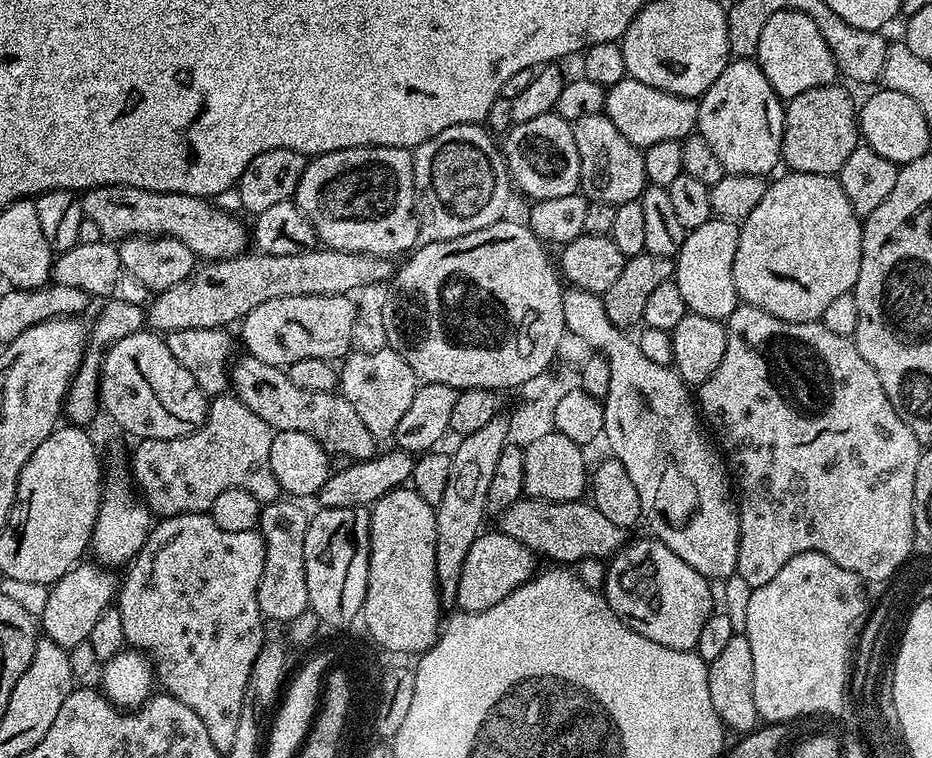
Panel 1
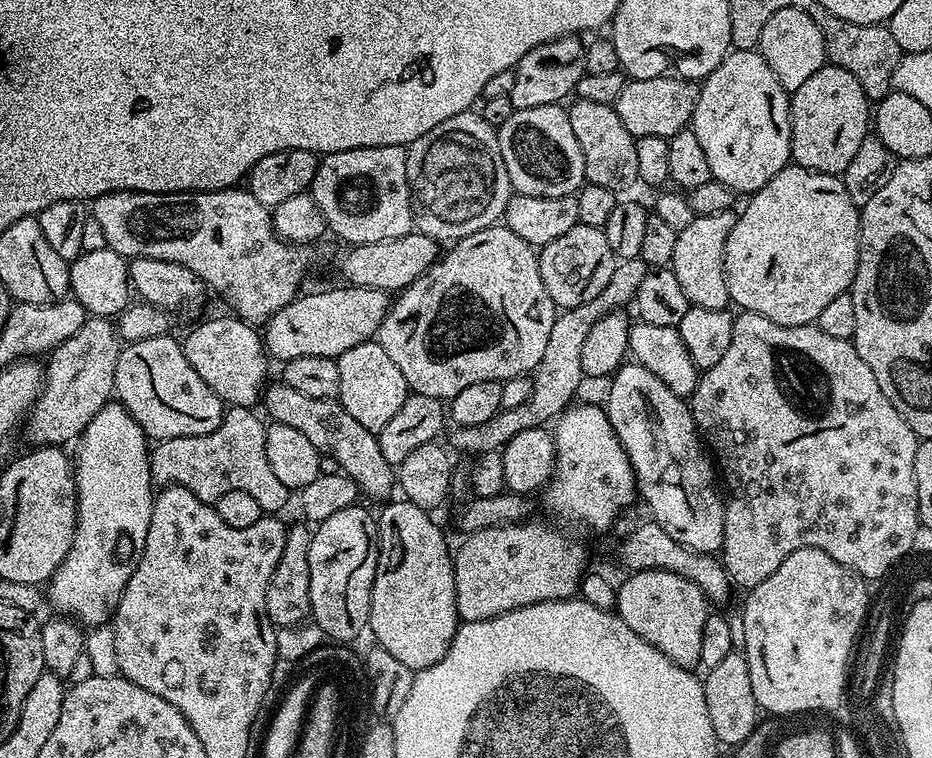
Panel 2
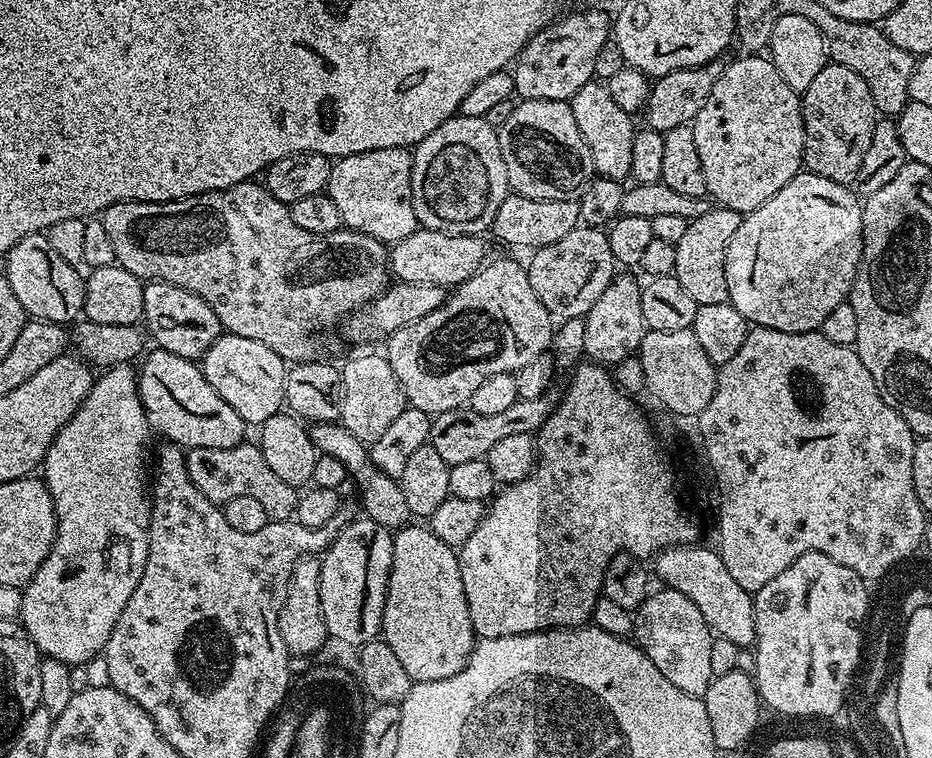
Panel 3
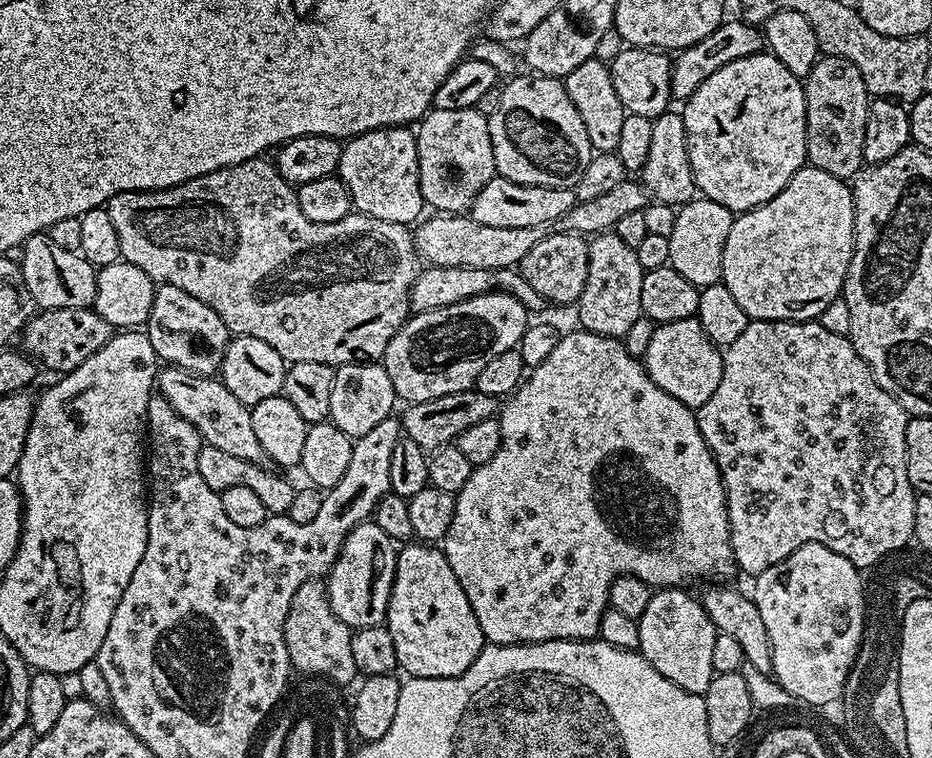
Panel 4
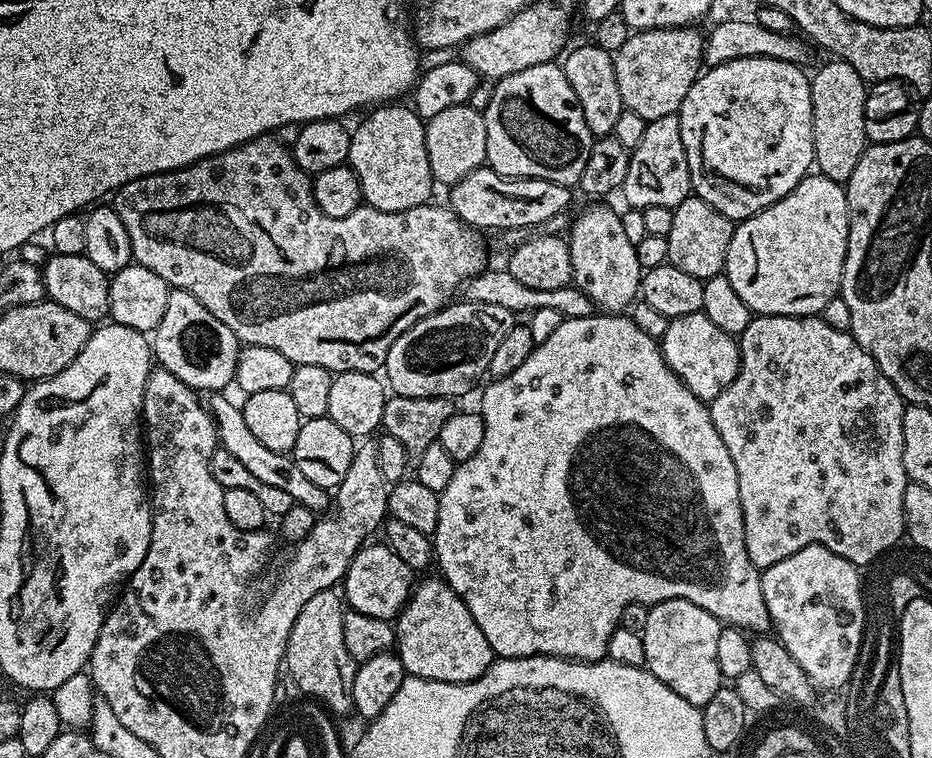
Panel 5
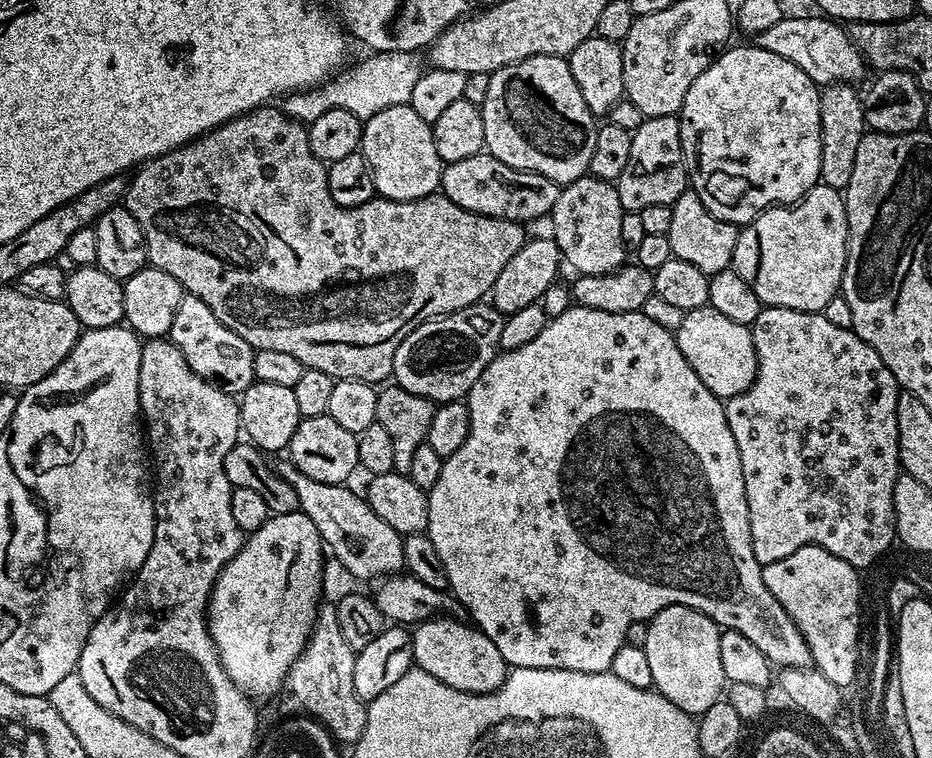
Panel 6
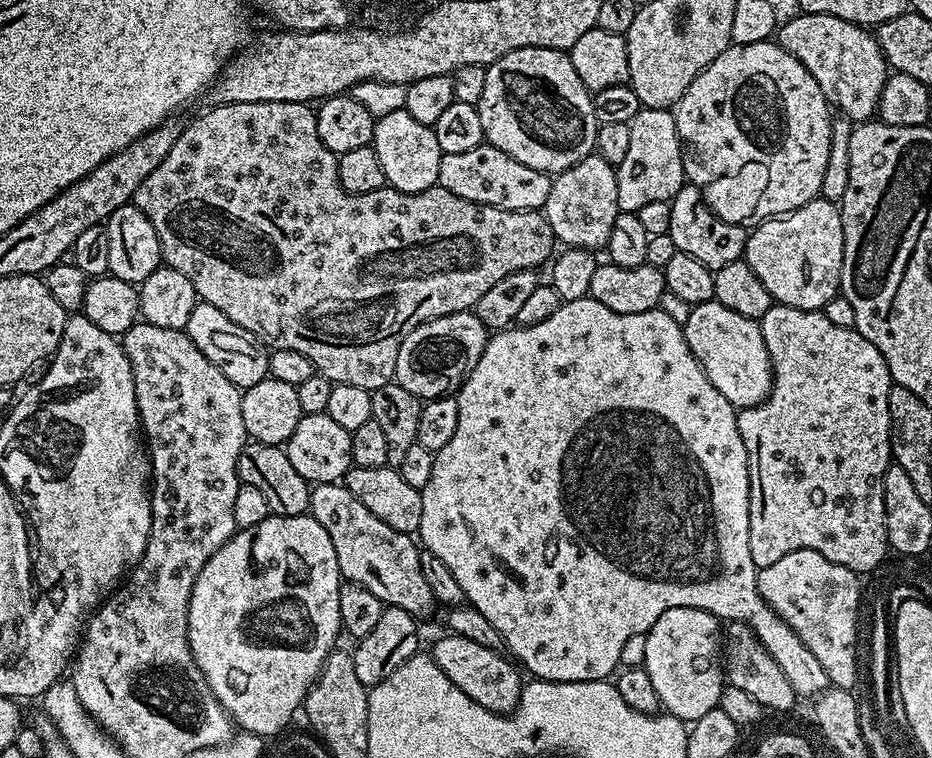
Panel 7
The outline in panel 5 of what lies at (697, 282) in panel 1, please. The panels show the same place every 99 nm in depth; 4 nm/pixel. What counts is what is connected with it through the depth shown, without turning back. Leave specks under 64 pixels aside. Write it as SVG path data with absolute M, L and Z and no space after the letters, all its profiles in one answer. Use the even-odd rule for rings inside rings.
M689 194L681 204L672 209L674 223L668 235L668 263L678 266L678 270L686 270L686 274L694 274L694 278L706 281L721 275L726 262L726 250L730 250L730 238L734 221L724 216L710 202L698 195Z

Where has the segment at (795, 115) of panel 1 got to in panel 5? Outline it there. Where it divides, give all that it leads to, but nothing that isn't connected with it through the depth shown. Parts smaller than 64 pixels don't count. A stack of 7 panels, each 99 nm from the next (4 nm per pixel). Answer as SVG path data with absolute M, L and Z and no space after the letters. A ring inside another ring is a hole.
M832 58L829 61L829 64L822 65L816 73L813 71L810 76L810 83L812 85L810 98L812 99L812 133L814 134L814 168L819 175L830 178L839 184L847 185L850 174L854 174L854 166L858 166L858 158L862 158L864 149L868 144L868 139L866 138L866 118L864 117L864 103L868 94L866 91L866 81L858 74L858 70L854 70L854 66L850 66L845 60Z

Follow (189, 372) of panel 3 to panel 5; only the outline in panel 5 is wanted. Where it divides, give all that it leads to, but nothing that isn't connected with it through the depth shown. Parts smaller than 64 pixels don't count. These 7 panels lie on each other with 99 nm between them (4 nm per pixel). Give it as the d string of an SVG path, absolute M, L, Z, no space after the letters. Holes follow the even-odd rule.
M224 394L213 395L212 404L210 403L212 419L216 421L216 438L219 447L230 450L230 454L234 454L234 458L238 458L238 462L242 462L242 466L246 466L246 470L250 470L250 474L254 474L254 478L266 482L266 486L275 486L277 490L290 494L290 498L295 503L313 510L327 509L330 504L329 489L314 486L314 482L310 482L310 478L306 478L306 474L302 474L302 469L292 461L289 453L266 450L266 446L262 446L262 442L258 442L258 438L254 438L250 426L246 426L241 405L239 403L231 404L226 397L227 395Z

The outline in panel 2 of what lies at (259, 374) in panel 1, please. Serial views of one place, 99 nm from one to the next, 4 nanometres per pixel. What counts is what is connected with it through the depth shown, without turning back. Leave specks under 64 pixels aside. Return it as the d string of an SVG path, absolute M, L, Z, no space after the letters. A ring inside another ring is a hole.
M277 382L269 383L265 387L262 393L262 408L268 411L269 421L294 426L294 430L306 434L306 438L314 442L321 456L338 458L340 471L356 483L361 497L369 496L372 500L384 502L393 495L394 465L386 462L386 454L382 454L377 433L366 430L366 426L361 426L352 415L346 414L339 399L310 398L299 390L294 390L294 386Z

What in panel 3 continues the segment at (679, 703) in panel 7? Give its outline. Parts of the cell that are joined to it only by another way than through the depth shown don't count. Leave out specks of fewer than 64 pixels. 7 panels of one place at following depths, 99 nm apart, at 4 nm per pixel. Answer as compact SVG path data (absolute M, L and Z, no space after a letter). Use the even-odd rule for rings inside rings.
M664 586L660 588L661 592L653 591L648 594L640 607L634 612L634 640L635 643L645 652L650 662L658 666L658 670L674 686L691 696L703 697L706 689L710 686L713 672L710 670L710 646L714 639L714 633L709 628L705 618L694 602L684 593L676 589Z

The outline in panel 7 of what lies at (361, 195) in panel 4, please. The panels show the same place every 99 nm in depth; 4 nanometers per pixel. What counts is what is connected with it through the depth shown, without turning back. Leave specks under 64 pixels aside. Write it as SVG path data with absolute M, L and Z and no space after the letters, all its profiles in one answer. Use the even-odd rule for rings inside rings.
M399 108L394 110L394 114L386 114L376 120L370 147L374 150L374 154L378 154L378 162L382 166L382 174L387 187L397 188L400 192L421 192L427 188L437 187L436 179L438 178L438 166L442 153L433 125L418 122L418 118L410 118L408 112Z

